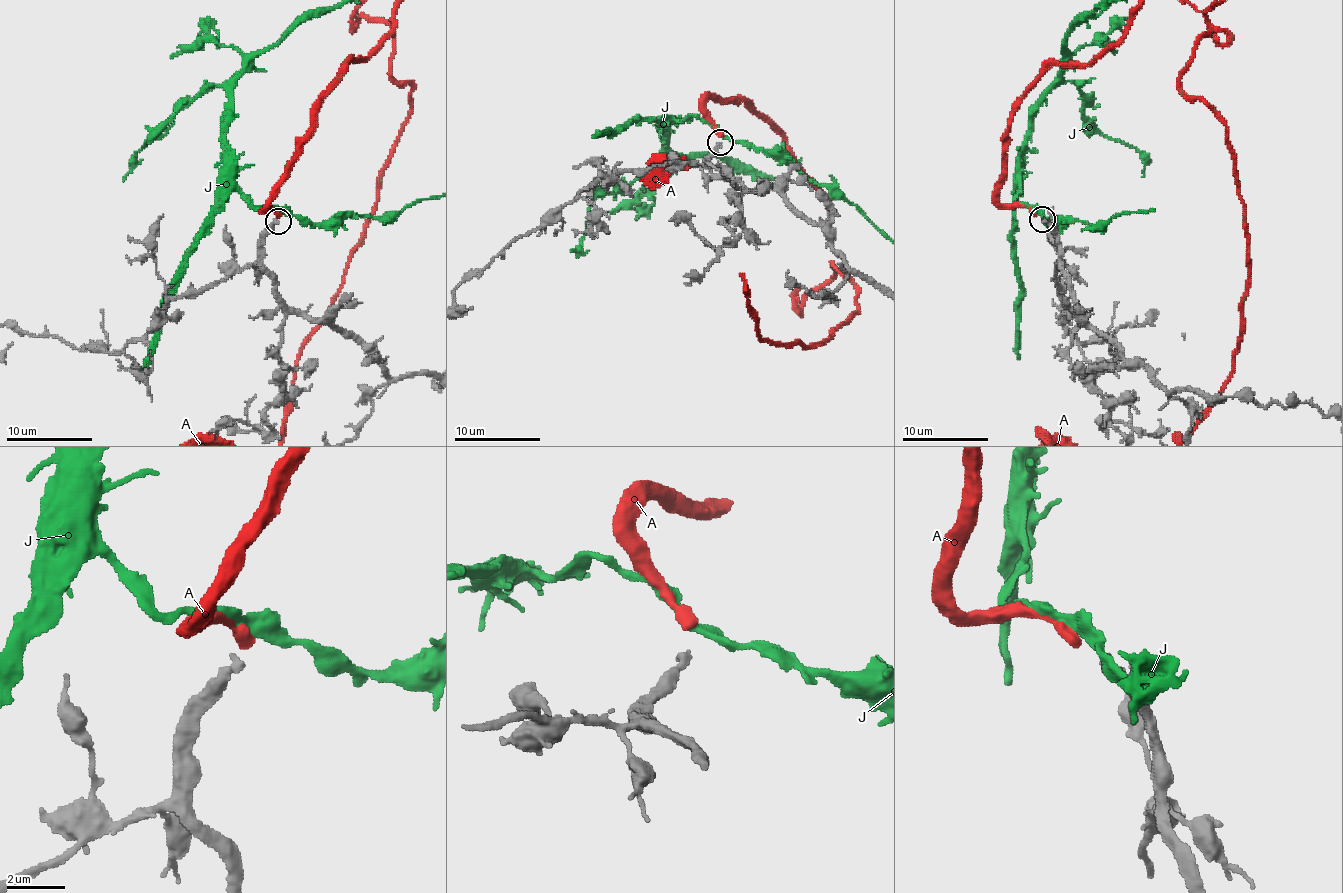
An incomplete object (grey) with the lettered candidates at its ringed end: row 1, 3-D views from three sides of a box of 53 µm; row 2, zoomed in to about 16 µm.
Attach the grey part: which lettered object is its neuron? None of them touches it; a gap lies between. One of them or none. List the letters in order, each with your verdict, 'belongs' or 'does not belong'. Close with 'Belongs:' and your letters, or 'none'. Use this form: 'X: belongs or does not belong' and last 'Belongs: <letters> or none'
A: belongs
J: does not belong
Belongs: A

